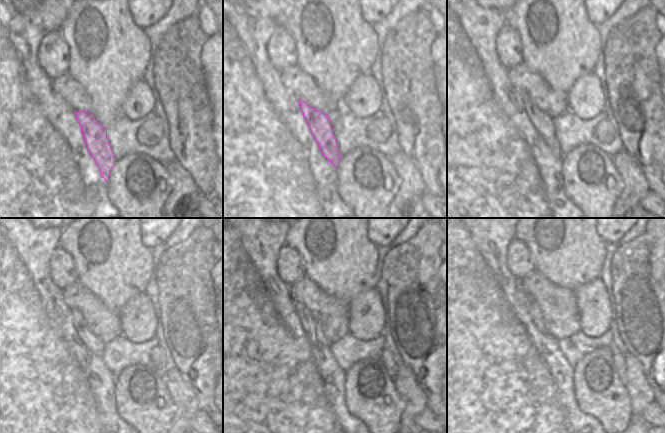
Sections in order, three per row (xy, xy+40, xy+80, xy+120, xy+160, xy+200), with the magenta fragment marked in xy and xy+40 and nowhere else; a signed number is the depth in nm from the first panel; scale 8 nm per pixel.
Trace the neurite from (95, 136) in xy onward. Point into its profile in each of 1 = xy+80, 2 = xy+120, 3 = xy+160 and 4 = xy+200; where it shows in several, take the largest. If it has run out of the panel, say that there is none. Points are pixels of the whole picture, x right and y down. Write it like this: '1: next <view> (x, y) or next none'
1: next xy+80 (543, 123)
2: next xy+120 (90, 341)
3: next xy+160 (313, 331)
4: next xy+200 (532, 307)

